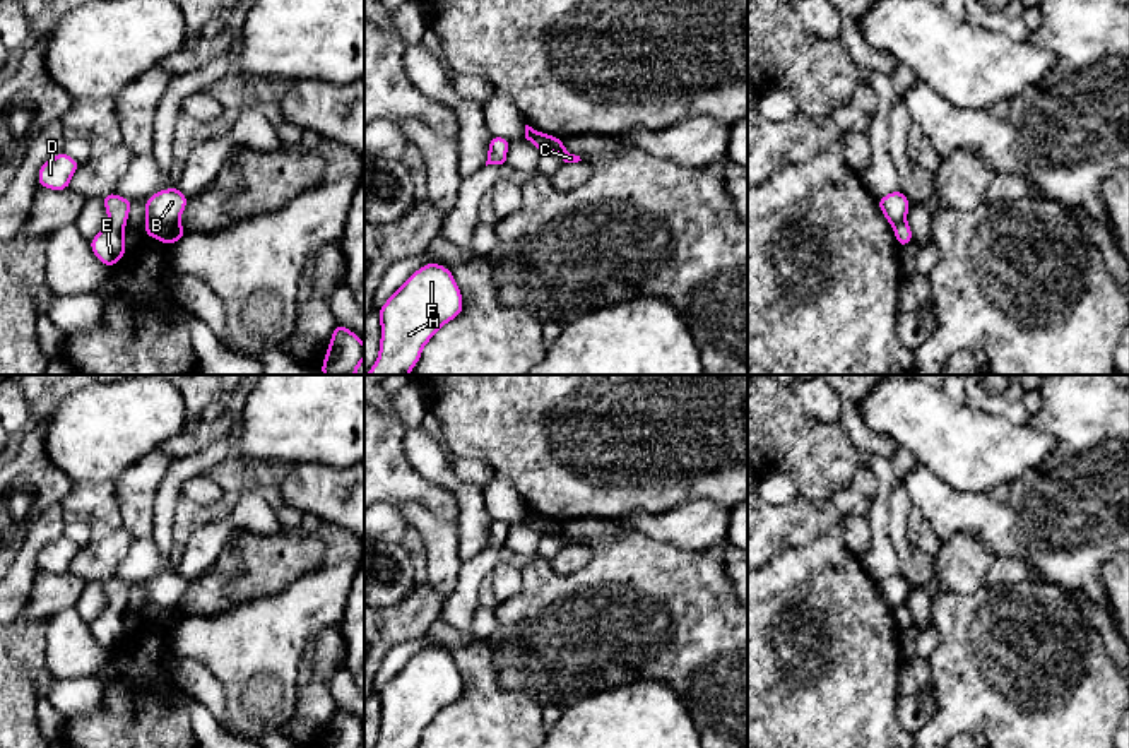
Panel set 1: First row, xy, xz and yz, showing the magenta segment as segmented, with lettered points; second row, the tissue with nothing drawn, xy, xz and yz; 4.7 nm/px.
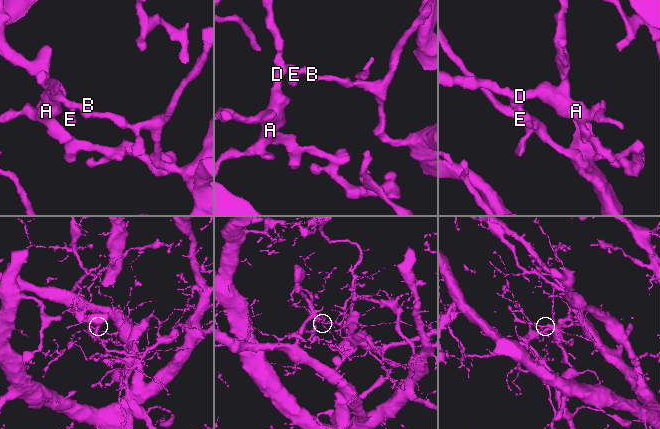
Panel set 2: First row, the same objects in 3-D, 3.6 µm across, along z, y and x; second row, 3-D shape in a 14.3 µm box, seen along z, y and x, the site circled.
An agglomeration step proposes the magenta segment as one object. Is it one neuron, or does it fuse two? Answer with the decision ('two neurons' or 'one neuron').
two neurons

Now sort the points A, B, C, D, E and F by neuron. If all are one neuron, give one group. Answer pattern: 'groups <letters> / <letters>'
groups A B D E F / C

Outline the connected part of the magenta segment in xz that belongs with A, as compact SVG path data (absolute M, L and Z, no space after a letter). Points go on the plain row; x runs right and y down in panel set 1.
M429 645L383 686L375 748L417 748L431 721L464 693L458 668L445 649Z

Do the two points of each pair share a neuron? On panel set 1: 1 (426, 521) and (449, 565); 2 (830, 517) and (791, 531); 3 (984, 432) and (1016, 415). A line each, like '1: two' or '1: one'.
1: one
2: one
3: two

